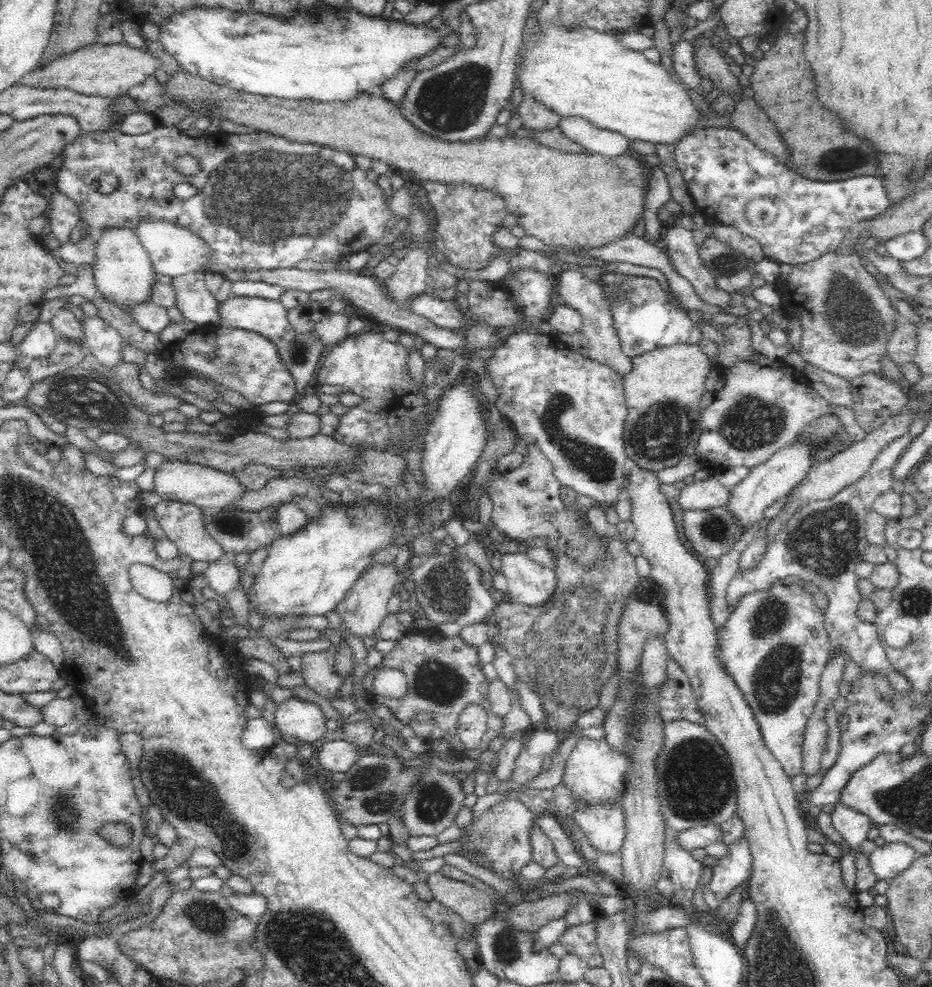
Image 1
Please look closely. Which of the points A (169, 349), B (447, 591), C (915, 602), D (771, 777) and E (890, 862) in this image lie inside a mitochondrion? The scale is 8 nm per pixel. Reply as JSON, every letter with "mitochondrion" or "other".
{"A":"other","B":"mitochondrion","C":"mitochondrion","D":"other","E":"other"}

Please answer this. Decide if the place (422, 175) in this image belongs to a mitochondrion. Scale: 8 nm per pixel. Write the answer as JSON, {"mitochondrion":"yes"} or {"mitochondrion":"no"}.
{"mitochondrion":"no"}

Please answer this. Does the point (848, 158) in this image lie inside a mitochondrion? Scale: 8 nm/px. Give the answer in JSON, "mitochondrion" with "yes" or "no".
{"mitochondrion":"yes"}

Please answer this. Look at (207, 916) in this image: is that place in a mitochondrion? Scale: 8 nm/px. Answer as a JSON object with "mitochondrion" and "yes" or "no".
{"mitochondrion":"yes"}

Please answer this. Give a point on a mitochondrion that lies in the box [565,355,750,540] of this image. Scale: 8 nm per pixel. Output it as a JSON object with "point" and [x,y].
{"point":[660,433]}

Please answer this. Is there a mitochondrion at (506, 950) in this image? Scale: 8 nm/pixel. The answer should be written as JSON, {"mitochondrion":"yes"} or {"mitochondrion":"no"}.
{"mitochondrion":"yes"}

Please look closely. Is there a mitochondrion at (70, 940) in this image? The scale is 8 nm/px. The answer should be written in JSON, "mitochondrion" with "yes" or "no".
{"mitochondrion":"no"}

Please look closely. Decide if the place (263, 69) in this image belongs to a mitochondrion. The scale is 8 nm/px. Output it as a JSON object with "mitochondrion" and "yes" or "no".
{"mitochondrion":"no"}

